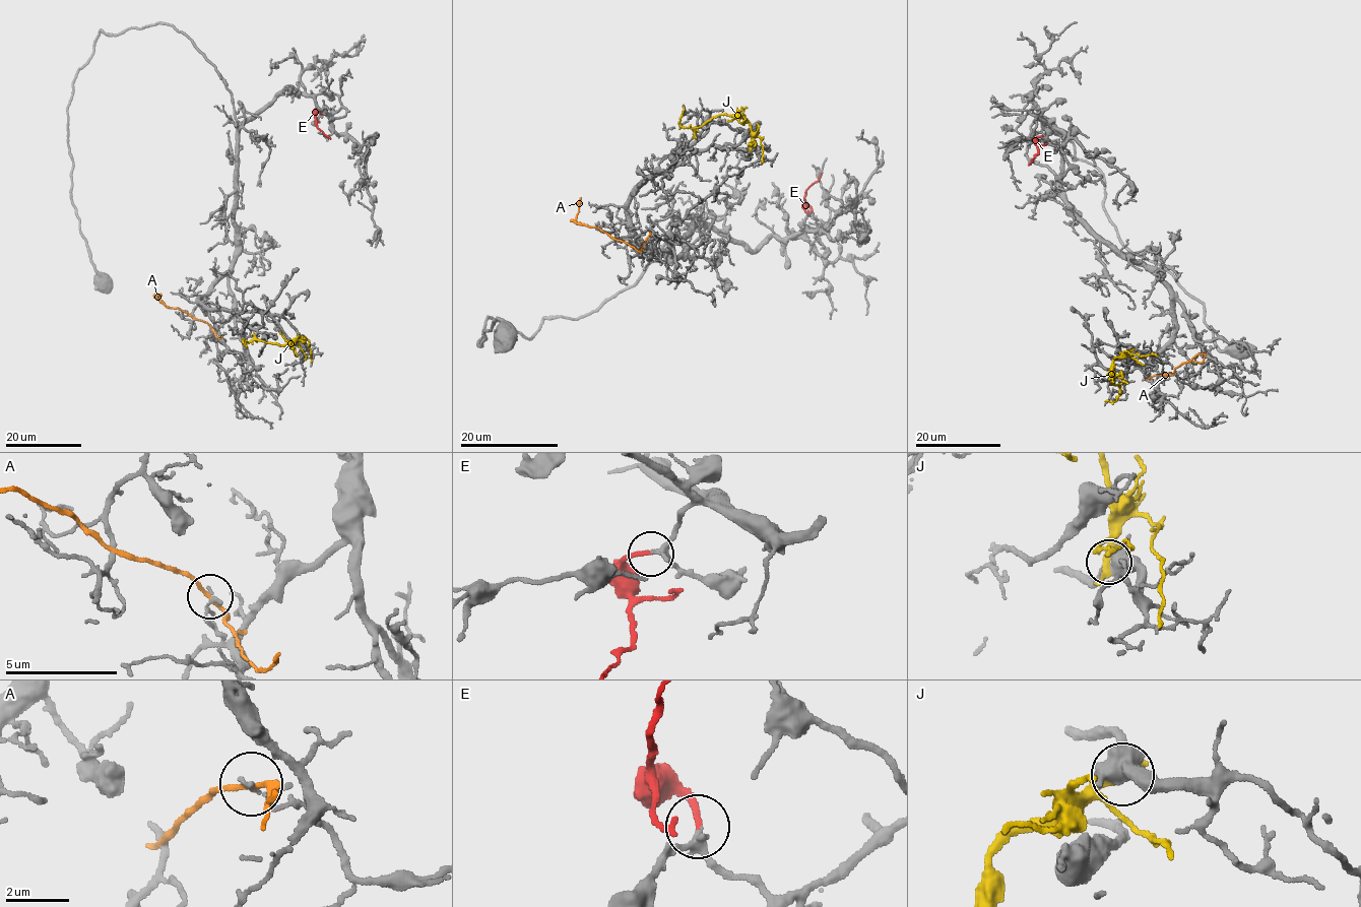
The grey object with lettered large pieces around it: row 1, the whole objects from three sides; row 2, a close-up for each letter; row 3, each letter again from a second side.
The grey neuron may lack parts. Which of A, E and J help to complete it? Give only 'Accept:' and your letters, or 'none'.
Accept: E

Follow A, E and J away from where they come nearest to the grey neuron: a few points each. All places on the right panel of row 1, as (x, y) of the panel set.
A: (1202, 353), (1174, 370), (1173, 375), (1154, 375), (1146, 380)
E: (1041, 136), (1037, 140), (1038, 154), (1028, 165)
J: (1130, 350), (1114, 359), (1112, 384), (1118, 384), (1121, 393), (1116, 400), (1105, 401)

